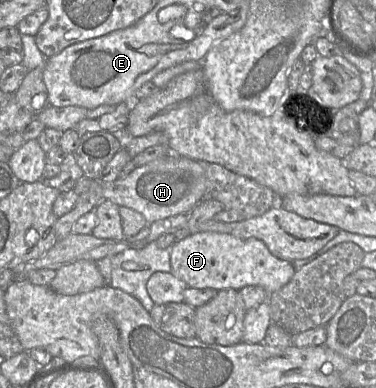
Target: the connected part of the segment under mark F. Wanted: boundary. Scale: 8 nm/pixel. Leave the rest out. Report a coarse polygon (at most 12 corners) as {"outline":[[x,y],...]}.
{"outline":[[197,232],[171,246],[189,287],[272,294],[296,272],[257,238]]}

